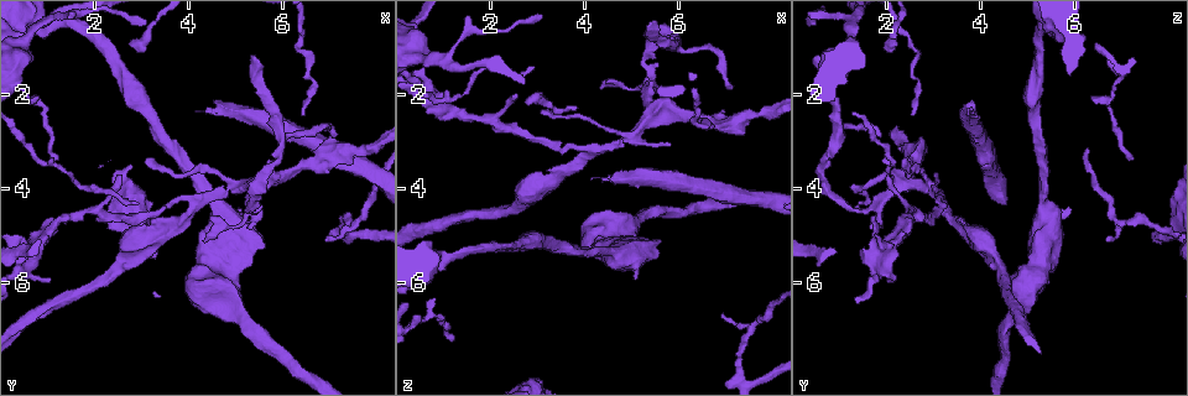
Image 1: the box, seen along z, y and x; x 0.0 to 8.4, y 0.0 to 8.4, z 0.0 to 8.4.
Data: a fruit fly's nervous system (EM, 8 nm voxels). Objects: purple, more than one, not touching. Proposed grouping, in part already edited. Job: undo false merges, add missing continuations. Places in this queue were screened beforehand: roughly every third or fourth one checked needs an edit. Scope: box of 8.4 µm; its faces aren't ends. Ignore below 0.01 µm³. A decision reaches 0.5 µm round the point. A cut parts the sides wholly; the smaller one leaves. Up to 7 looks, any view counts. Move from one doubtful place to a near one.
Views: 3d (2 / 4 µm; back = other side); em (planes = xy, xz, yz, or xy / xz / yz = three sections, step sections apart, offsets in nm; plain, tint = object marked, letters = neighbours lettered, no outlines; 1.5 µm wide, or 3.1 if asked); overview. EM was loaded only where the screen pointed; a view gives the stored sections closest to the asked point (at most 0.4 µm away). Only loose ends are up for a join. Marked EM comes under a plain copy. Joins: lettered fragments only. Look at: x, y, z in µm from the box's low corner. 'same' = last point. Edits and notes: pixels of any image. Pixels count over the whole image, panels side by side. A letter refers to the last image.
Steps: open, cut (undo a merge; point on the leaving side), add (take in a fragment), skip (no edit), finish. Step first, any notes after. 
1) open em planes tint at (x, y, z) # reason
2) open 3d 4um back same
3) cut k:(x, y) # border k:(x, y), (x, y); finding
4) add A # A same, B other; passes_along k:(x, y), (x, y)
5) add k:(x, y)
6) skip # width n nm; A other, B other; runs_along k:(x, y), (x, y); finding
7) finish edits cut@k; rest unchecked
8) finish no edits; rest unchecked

open em yz step 4 letters at (3.10, 3.40, 2.45) # tapers out

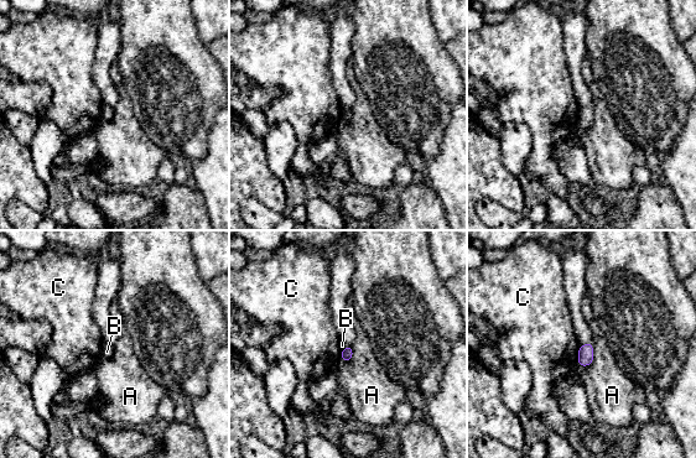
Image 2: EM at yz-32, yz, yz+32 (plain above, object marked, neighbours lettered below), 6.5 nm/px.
skip # width 80 nm; A other, B other, C other; border 2:(592, 342), (593, 360), (577, 367); no lettered fragment goes on from it

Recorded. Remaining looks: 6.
open 3d 4um at (1.05, 5.90, 2.05) # free end

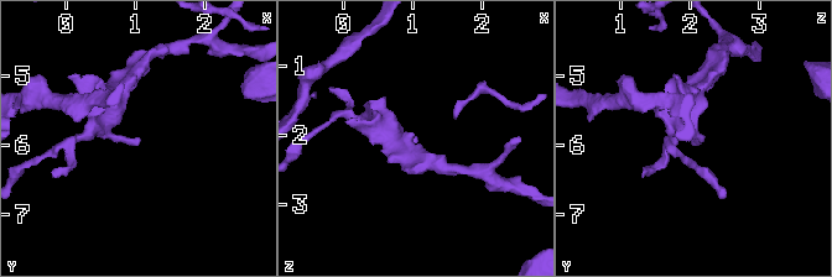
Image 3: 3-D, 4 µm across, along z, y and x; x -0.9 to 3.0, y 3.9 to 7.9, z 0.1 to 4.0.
open em planes letters at (1.00, 5.90, 2.05)

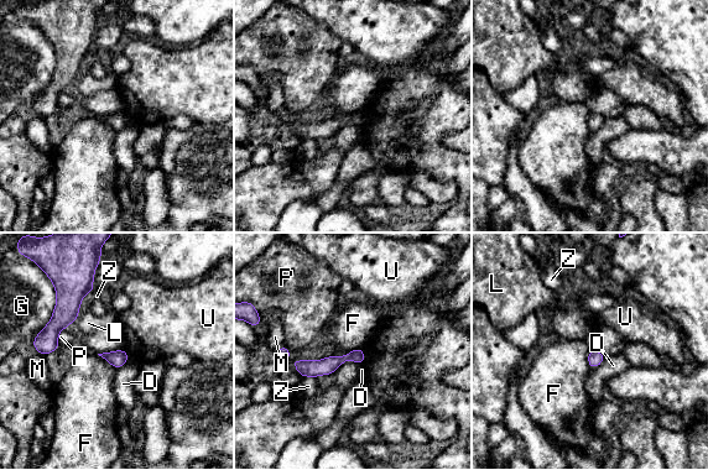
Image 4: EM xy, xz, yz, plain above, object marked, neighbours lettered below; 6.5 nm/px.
skip # width 100 nm; D other, F other, G other, L other, M other, P other, U other, Z other; no lettered fragment goes on from it

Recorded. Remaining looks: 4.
open 3d 4um back at (7.10, 2.90, 1.85) # branch stops here

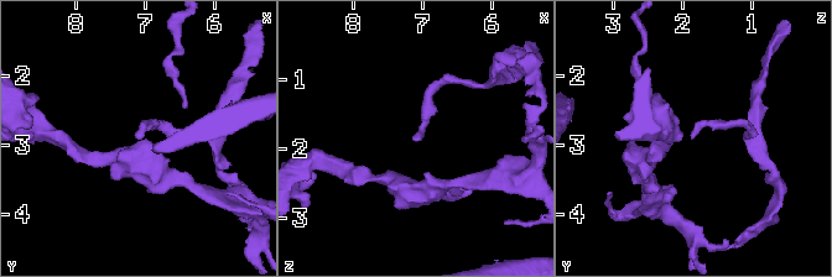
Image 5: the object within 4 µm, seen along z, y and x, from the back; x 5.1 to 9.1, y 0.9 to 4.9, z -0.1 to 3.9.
open em yz step 4 tint at (7.05, 2.90, 1.85)

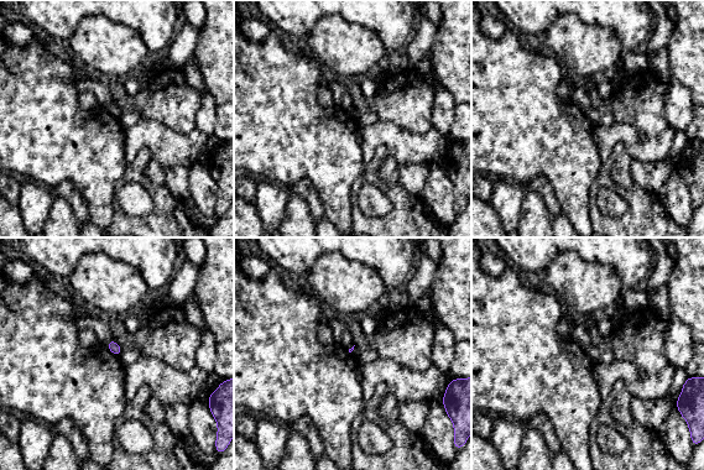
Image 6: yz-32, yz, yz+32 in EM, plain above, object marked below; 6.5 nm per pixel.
open em xy step 8 letters same # cut it another way

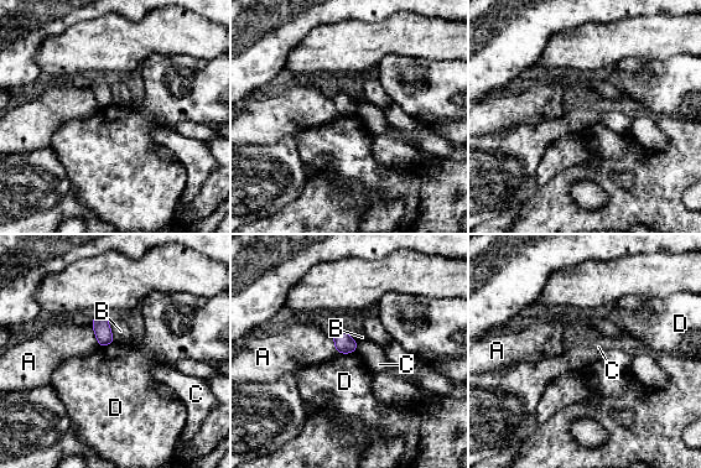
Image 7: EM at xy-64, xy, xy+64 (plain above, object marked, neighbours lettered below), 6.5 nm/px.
skip # A other, B other, C other, D other; border 7:(356, 350), (337, 353); no lettered fragment goes on from it

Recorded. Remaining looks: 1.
finish no edits; rest unchecked

